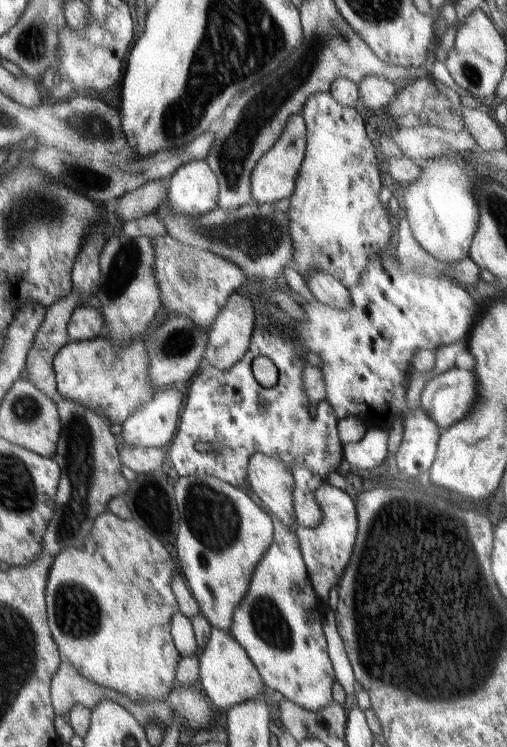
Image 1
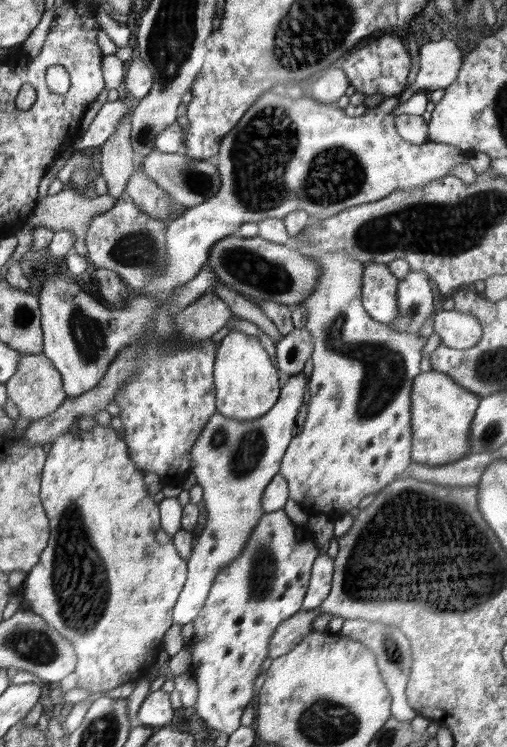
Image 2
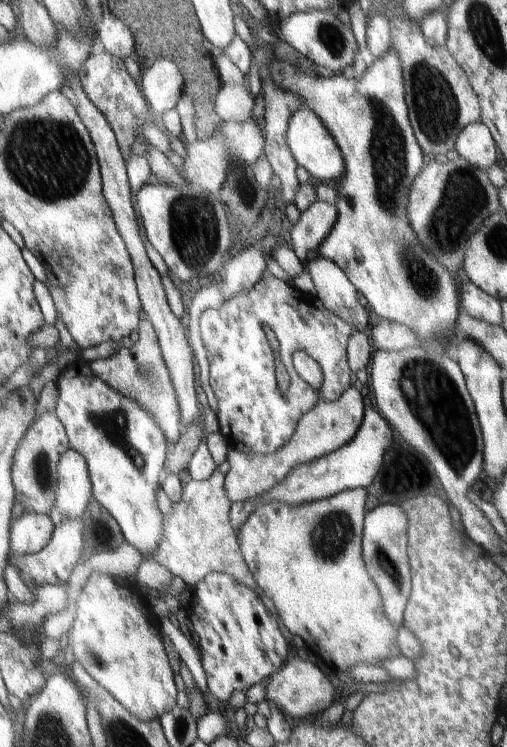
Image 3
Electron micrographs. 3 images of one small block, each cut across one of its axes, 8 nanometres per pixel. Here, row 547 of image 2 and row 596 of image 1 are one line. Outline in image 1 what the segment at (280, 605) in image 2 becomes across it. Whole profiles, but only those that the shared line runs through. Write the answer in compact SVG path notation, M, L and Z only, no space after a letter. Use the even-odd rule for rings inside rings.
M277 519L273 524L273 533L272 544L256 565L248 592L234 608L230 632L254 663L269 691L280 692L284 699L308 712L318 712L332 706L335 685L335 672L324 634L324 615L320 614L320 600L308 576L297 535Z

